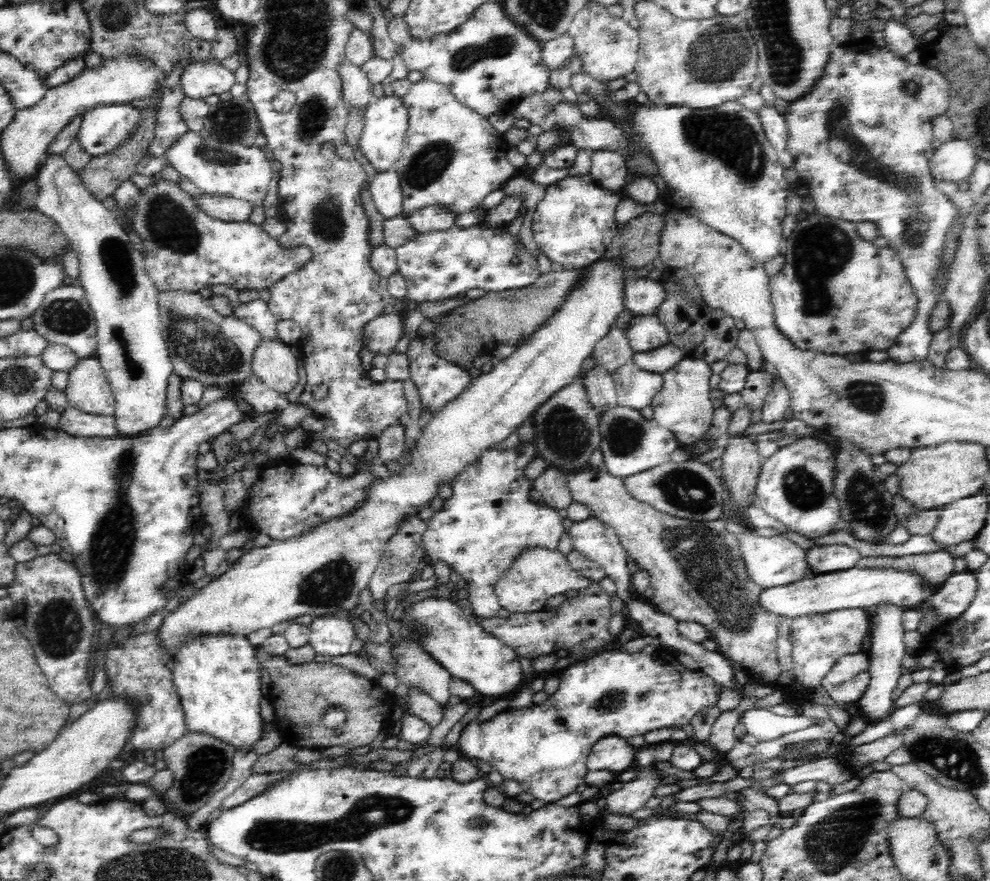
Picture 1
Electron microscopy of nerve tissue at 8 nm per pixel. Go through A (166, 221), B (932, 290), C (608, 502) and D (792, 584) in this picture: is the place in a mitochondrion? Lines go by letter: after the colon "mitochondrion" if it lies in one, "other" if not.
A: mitochondrion
B: other
C: other
D: other

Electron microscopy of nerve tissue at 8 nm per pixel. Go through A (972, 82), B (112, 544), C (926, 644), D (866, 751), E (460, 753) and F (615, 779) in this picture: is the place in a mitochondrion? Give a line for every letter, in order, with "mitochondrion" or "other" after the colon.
A: mitochondrion
B: mitochondrion
C: other
D: other
E: other
F: other

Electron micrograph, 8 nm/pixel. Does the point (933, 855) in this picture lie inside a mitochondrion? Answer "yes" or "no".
yes

